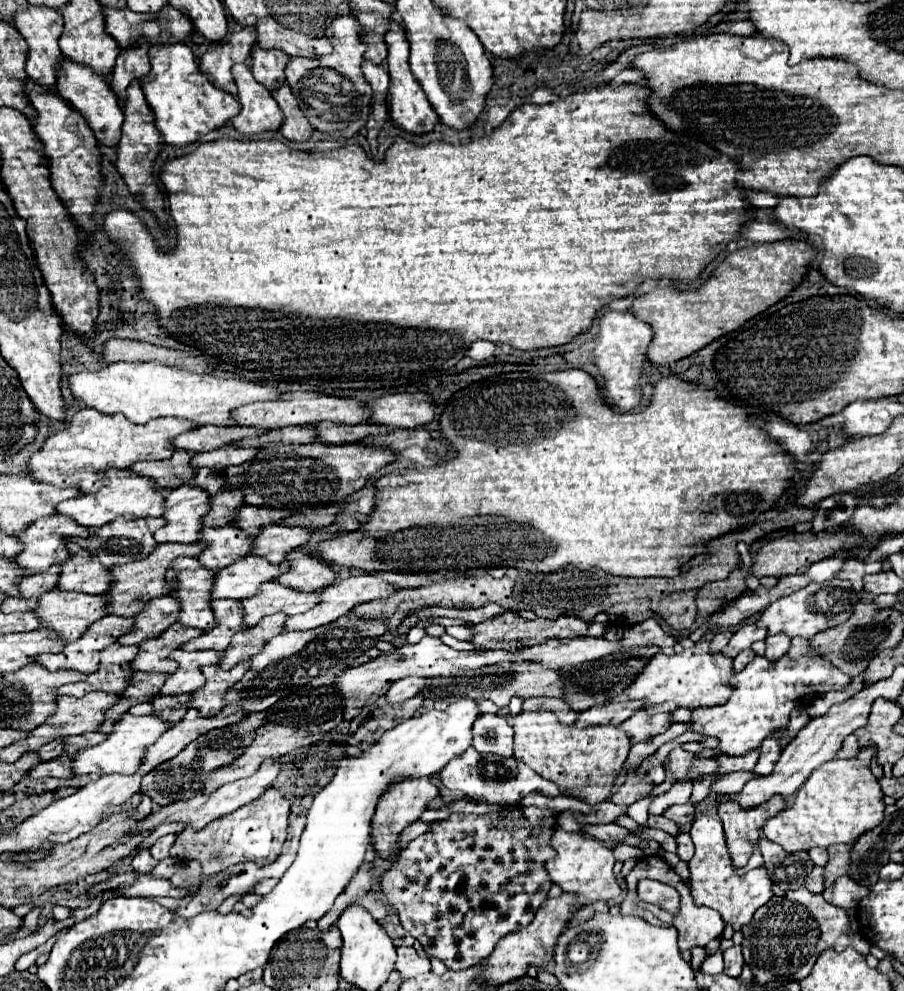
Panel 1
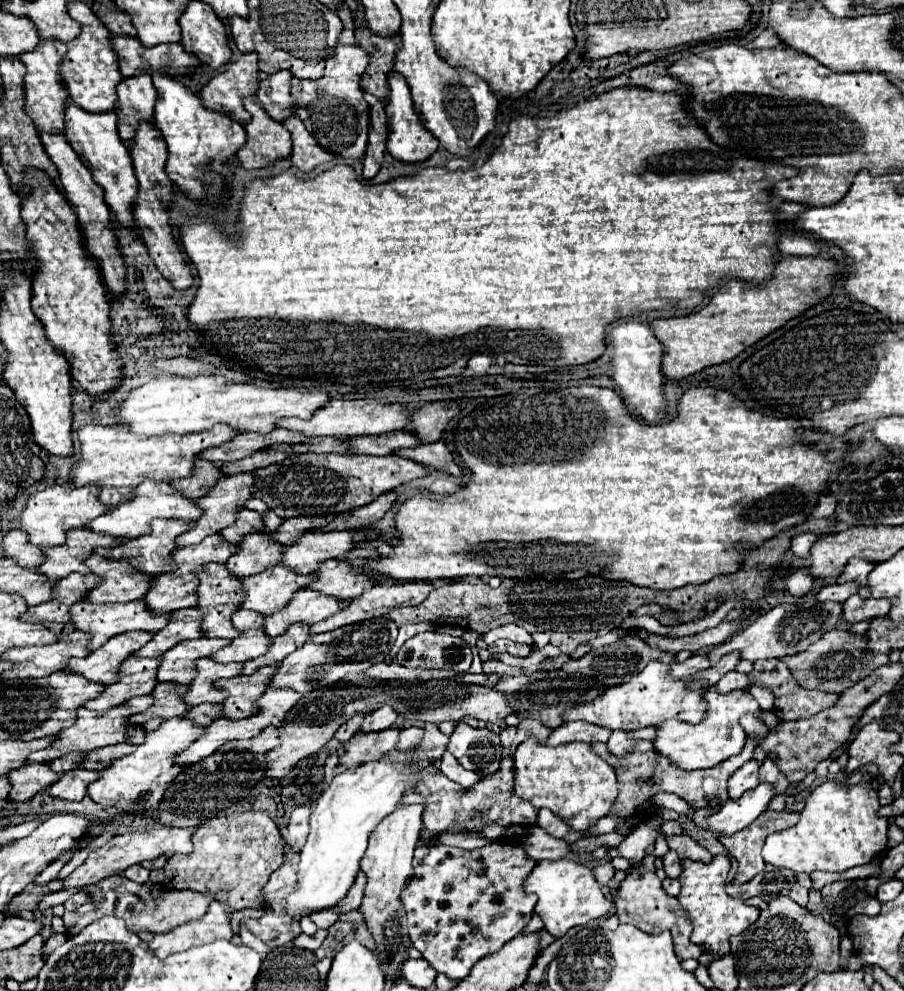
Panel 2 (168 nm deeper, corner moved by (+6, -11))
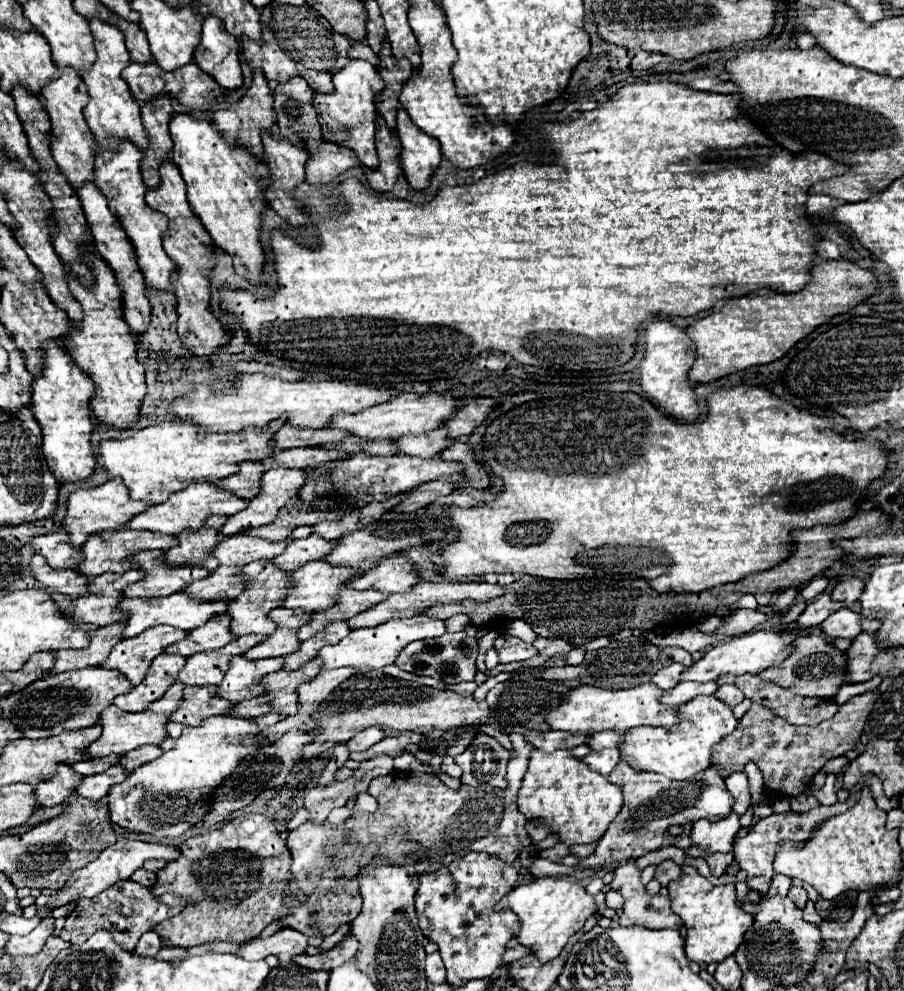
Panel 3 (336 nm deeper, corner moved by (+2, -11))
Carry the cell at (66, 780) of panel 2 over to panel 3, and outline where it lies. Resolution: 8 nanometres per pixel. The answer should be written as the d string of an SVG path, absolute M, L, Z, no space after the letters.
M111 767L111 769L107 769L105 773L83 777L83 783L75 789L75 795L85 797L85 799L99 801L99 799L103 799L103 797L109 793L109 789L111 789L113 785L125 781L127 775L129 775L129 771L119 769L119 767Z

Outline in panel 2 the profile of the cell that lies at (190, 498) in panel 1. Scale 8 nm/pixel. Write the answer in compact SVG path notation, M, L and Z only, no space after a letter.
M239 473L233 477L221 477L209 495L195 499L201 507L201 517L193 521L191 529L181 533L175 543L177 547L189 547L201 543L207 535L219 533L223 527L235 521L235 513L243 507L253 491L253 475Z

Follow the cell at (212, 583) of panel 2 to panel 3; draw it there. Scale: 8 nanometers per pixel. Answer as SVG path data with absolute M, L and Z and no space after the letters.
M253 561L243 567L243 577L245 577L245 591L241 597L229 603L227 613L231 615L231 631L233 635L249 635L249 633L261 633L261 635L271 635L275 631L275 623L269 621L269 613L277 607L281 607L281 601L289 595L289 571L277 569L275 565L269 565L269 561Z

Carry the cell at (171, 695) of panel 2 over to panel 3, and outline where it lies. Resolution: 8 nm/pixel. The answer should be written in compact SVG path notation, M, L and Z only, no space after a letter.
M185 687L185 701L179 711L171 715L171 721L183 725L201 725L207 717L227 715L235 703L217 697L217 687Z

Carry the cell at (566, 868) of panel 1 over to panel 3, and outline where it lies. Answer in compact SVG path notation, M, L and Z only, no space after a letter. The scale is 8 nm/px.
M539 877L529 885L517 885L511 889L511 893L507 893L493 909L511 909L519 917L521 925L515 939L527 947L531 955L547 963L561 953L569 937L583 927L585 919L595 915L595 901L581 885L573 883L567 877Z

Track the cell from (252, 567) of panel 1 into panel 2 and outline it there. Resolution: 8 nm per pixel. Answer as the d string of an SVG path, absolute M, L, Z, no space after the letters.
M283 565L269 567L257 575L241 579L245 597L239 607L263 615L279 611L295 591L307 587L313 579L313 575L297 575L293 569Z

